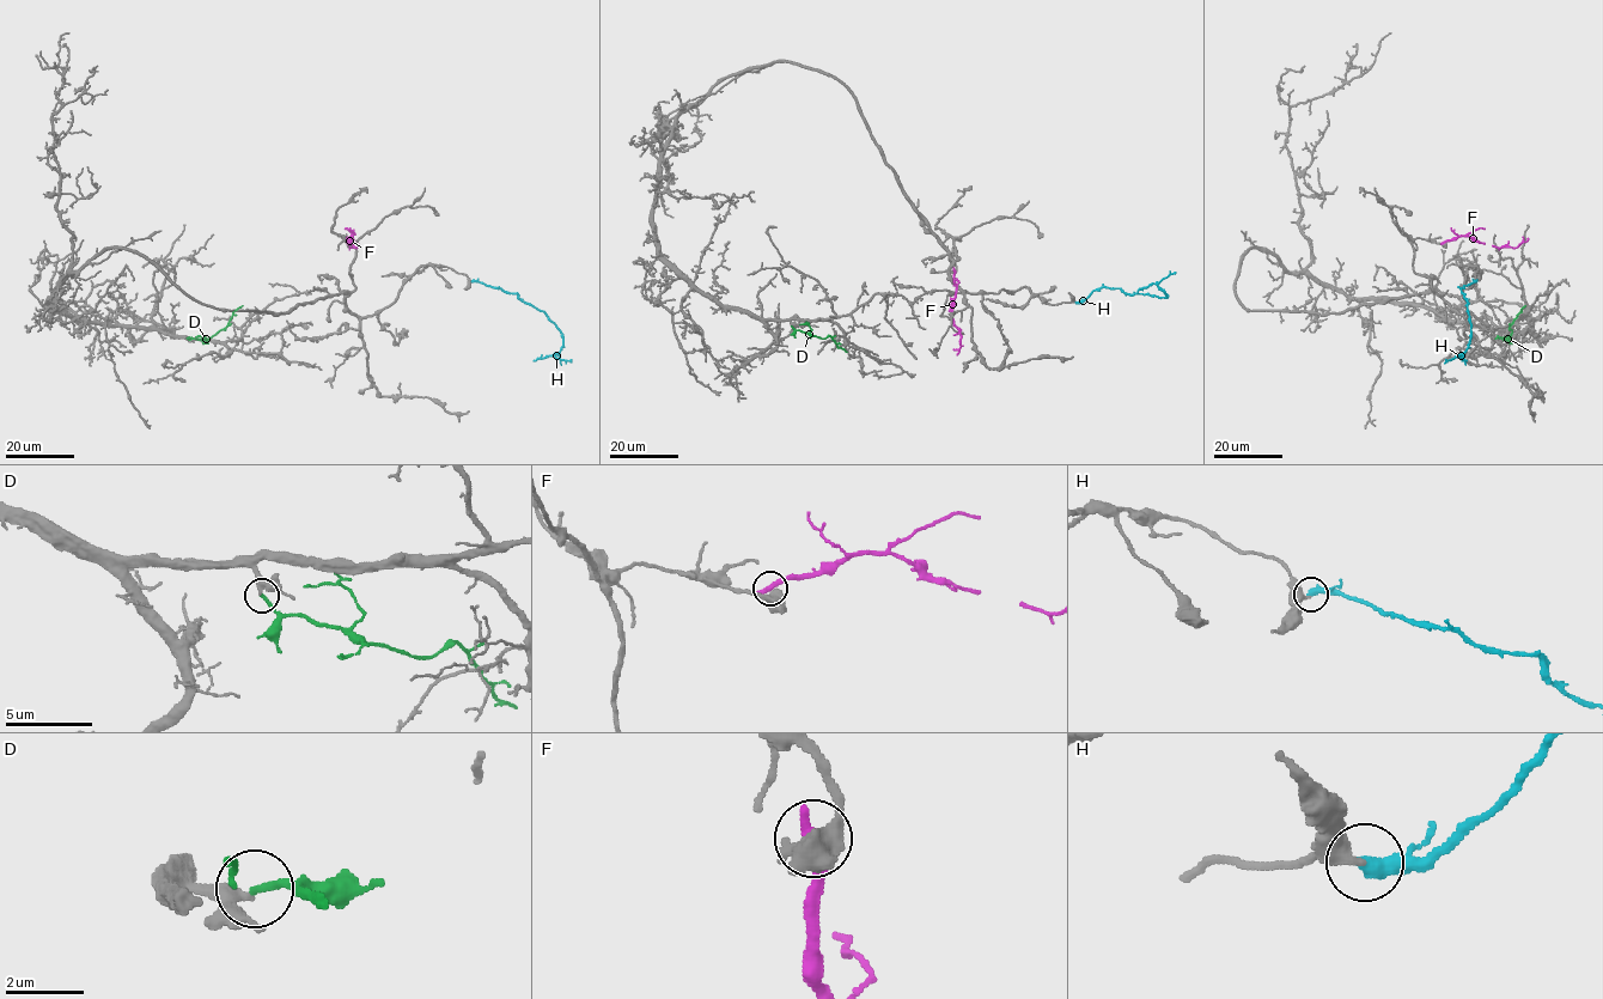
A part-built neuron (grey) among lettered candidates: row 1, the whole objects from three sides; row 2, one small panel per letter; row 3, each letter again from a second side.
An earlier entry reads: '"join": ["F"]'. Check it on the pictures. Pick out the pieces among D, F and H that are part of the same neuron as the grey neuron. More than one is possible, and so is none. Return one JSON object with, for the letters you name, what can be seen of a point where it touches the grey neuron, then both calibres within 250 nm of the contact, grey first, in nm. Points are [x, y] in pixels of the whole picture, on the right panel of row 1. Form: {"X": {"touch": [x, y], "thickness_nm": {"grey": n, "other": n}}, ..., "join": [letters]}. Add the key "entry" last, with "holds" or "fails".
{"join": [], "entry": "fails"}

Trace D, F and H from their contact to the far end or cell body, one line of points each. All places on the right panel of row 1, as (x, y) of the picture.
D: (1500, 339), (1509, 339), (1509, 327), (1525, 305)
F: (1443, 242), (1468, 236), (1485, 244), (1516, 248), (1528, 238)
H: (1476, 281), (1461, 288), (1468, 303), (1470, 334), (1467, 349), (1457, 355), (1467, 360)

